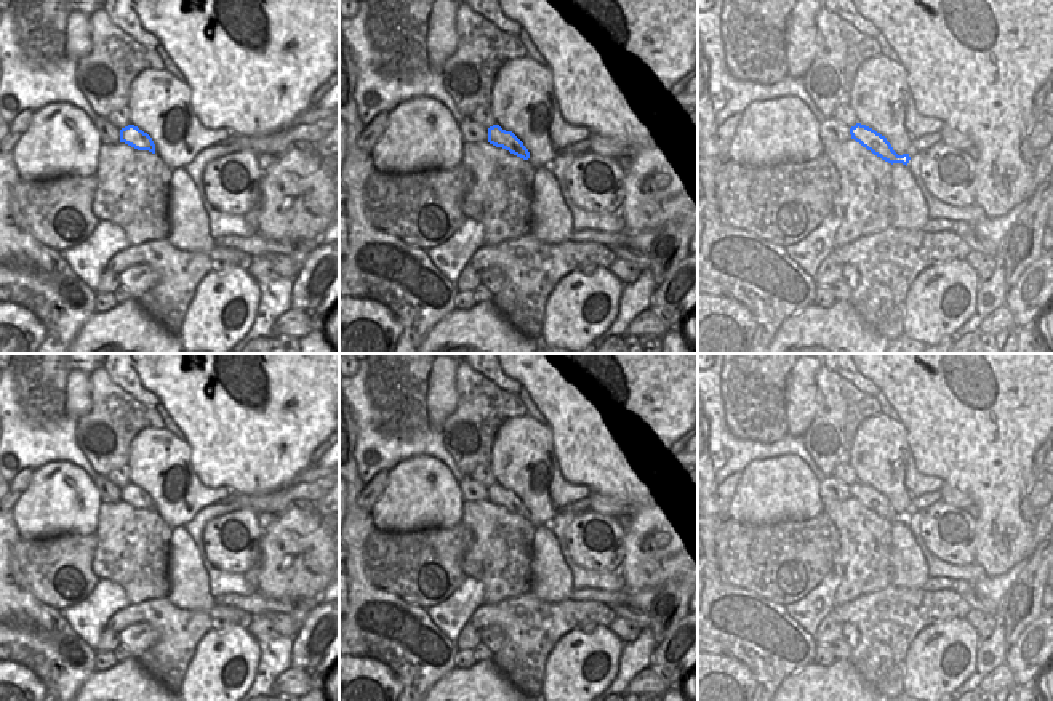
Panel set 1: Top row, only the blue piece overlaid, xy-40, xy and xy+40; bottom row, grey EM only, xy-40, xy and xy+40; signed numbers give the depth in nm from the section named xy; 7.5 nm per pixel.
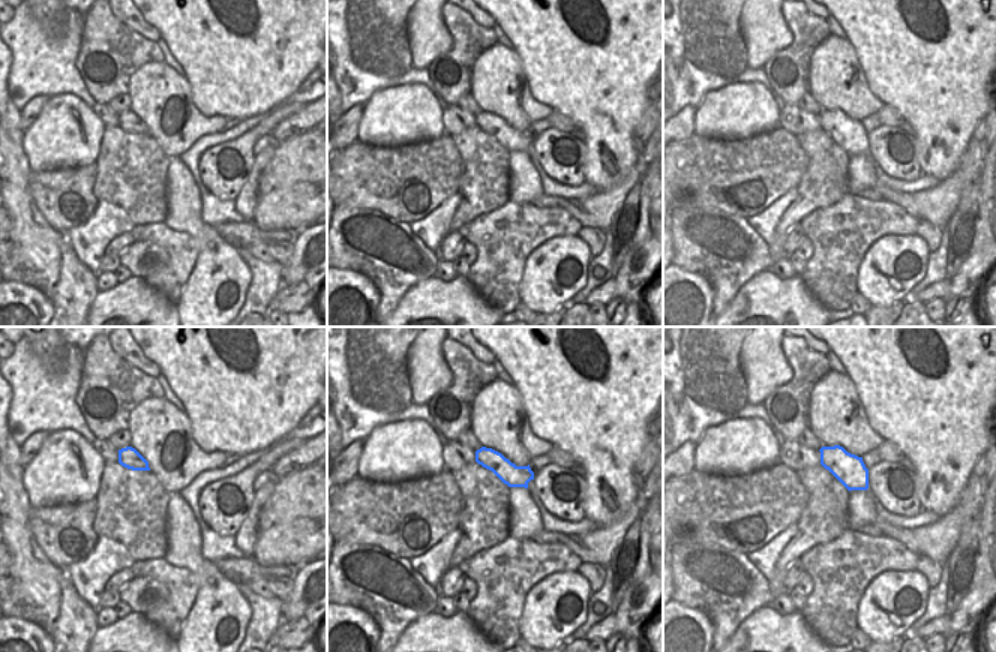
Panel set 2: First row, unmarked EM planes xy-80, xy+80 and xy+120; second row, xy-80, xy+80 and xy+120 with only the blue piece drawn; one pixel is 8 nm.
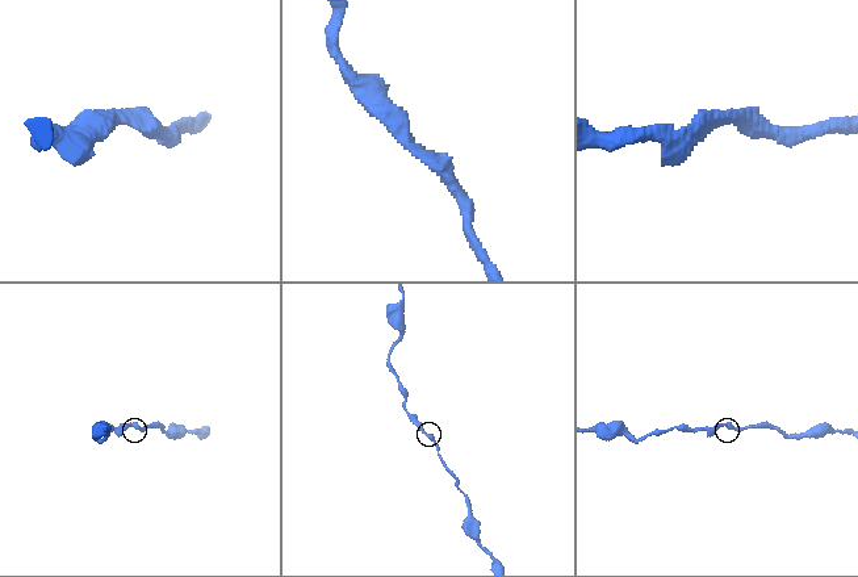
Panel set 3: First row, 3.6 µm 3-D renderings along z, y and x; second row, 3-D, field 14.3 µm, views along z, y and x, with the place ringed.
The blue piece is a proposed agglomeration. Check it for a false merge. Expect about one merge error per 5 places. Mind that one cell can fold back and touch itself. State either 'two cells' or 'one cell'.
one cell

